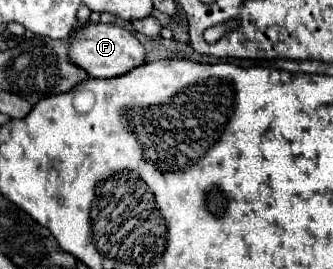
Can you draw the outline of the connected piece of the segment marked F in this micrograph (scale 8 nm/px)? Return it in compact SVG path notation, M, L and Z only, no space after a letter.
M89 24L83 30L77 30L77 34L71 40L69 56L73 62L89 72L91 78L117 78L127 74L129 70L145 64L147 50L145 46L125 28L115 24Z

